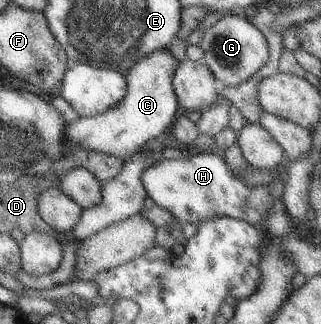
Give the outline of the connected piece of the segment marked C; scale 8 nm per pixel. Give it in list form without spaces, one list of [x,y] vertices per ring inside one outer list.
[[[168,49],[144,57],[128,71],[125,77],[127,95],[120,103],[100,115],[78,117],[76,121],[66,123],[62,149],[70,153],[82,147],[84,151],[114,155],[126,161],[150,139],[164,138],[169,133],[168,126],[174,123],[181,111],[172,85],[172,75],[178,65],[176,57]]]

